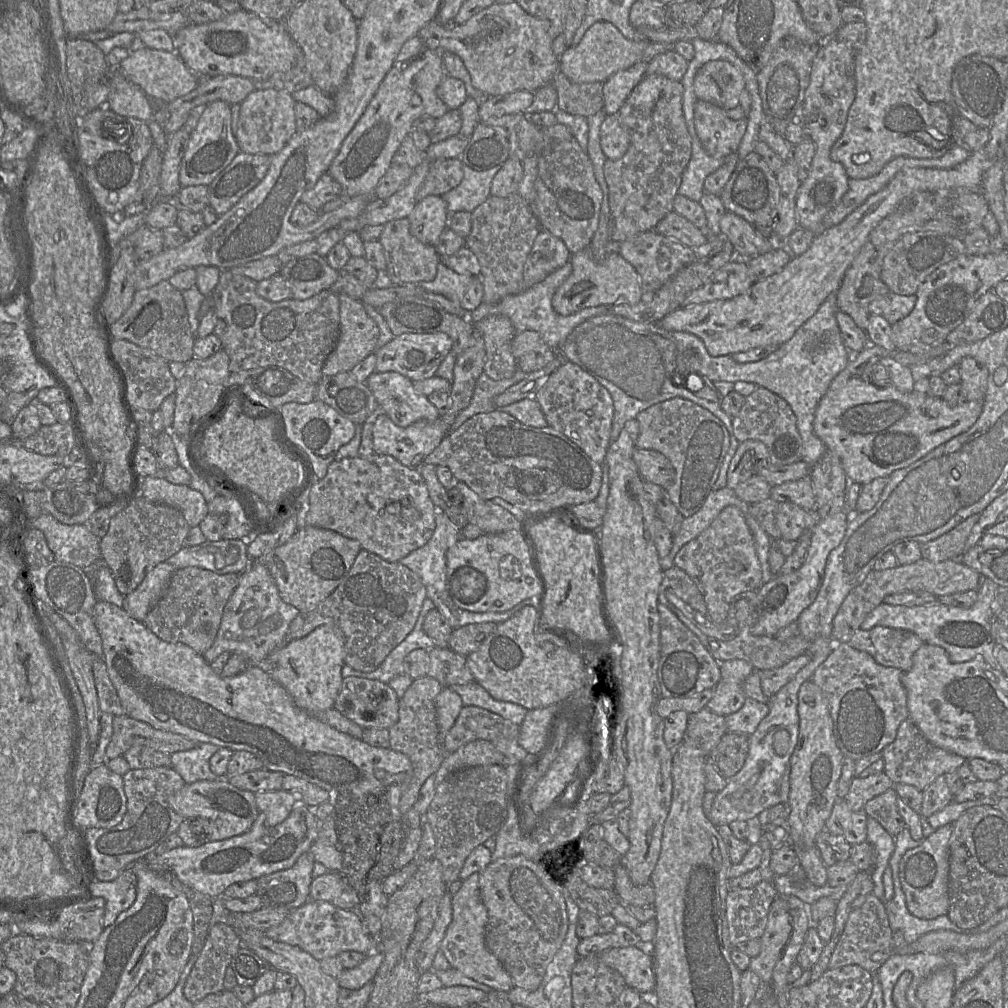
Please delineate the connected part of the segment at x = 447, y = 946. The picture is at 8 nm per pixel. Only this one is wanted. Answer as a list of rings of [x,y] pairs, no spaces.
[[[473,873],[462,882],[460,889],[453,895],[452,921],[440,944],[440,950],[451,966],[467,977],[485,984],[493,990],[509,992],[515,987],[512,978],[485,943],[488,912],[481,899],[479,882],[480,873]]]

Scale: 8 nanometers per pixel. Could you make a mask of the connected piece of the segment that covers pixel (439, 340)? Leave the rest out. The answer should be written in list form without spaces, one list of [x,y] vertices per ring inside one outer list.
[[[404,333],[394,337],[376,353],[377,372],[397,372],[411,381],[420,381],[435,376],[438,367],[452,349],[451,338],[438,333]]]

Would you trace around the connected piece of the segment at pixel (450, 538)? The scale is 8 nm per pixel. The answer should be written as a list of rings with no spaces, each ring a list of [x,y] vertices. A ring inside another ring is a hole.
[[[437,509],[435,524],[430,540],[399,560],[399,563],[421,578],[427,598],[432,600],[435,609],[439,606],[442,610],[442,607],[451,607],[446,585],[446,553],[464,537],[461,535],[461,530],[450,521],[443,510]]]

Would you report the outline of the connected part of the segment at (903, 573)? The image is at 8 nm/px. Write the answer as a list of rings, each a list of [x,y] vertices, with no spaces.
[[[920,558],[914,563],[898,564],[894,568],[873,569],[861,584],[849,592],[841,604],[833,619],[832,638],[835,641],[842,641],[851,637],[853,632],[860,628],[865,617],[875,607],[883,603],[884,598],[888,595],[905,591],[925,591],[936,597],[941,597],[948,594],[977,590],[982,578],[979,572],[963,564],[960,559],[932,562]]]

